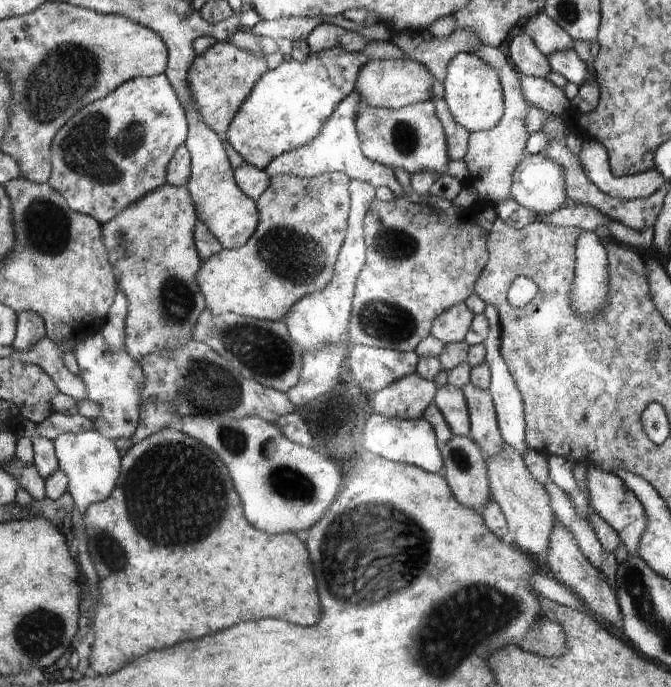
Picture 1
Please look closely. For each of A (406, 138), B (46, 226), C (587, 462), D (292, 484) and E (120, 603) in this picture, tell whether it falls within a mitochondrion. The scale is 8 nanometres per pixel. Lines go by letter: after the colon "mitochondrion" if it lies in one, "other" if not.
A: mitochondrion
B: mitochondrion
C: other
D: mitochondrion
E: other

